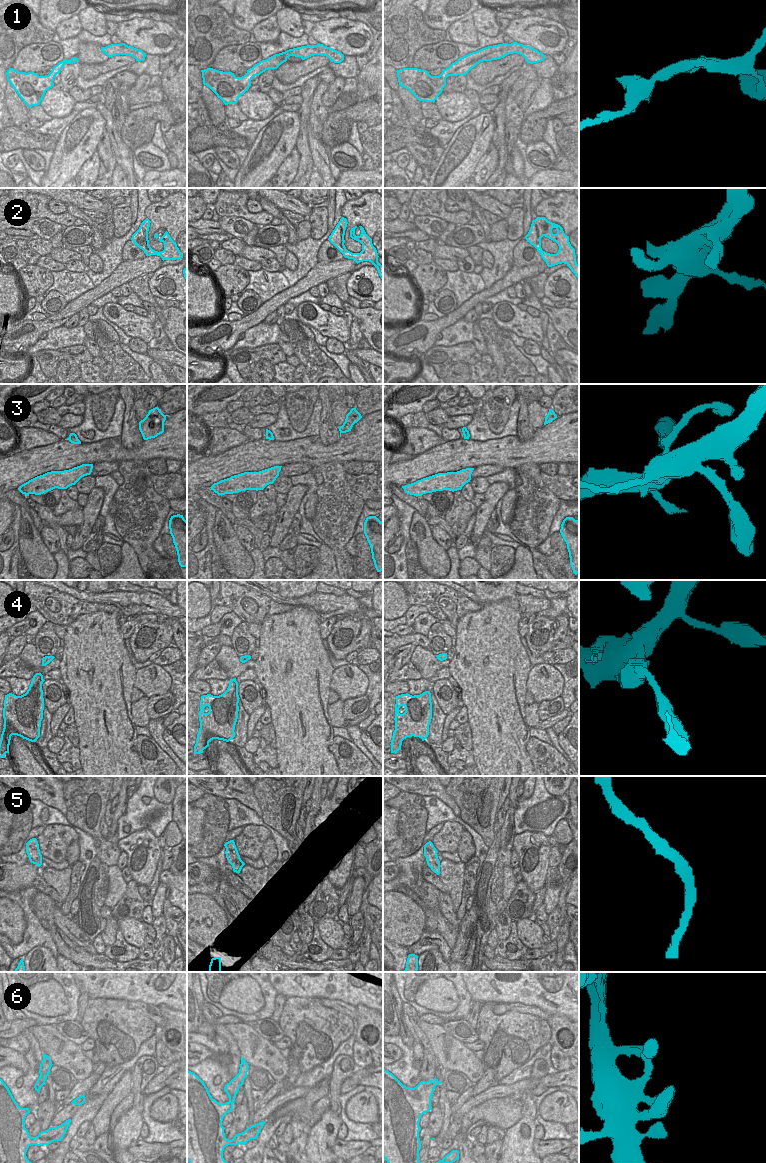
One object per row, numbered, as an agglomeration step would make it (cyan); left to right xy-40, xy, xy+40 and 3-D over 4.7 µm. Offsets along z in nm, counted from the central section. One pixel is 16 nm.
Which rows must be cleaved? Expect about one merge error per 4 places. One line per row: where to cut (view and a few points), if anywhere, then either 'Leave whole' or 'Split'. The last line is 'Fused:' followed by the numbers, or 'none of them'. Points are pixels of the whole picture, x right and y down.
1: No split. Leave whole
2: No split. Leave whole
3: No split. Leave whole
4: No split. Leave whole
5: No split. Leave whole
6: No split. Leave whole
Fused: none of them

